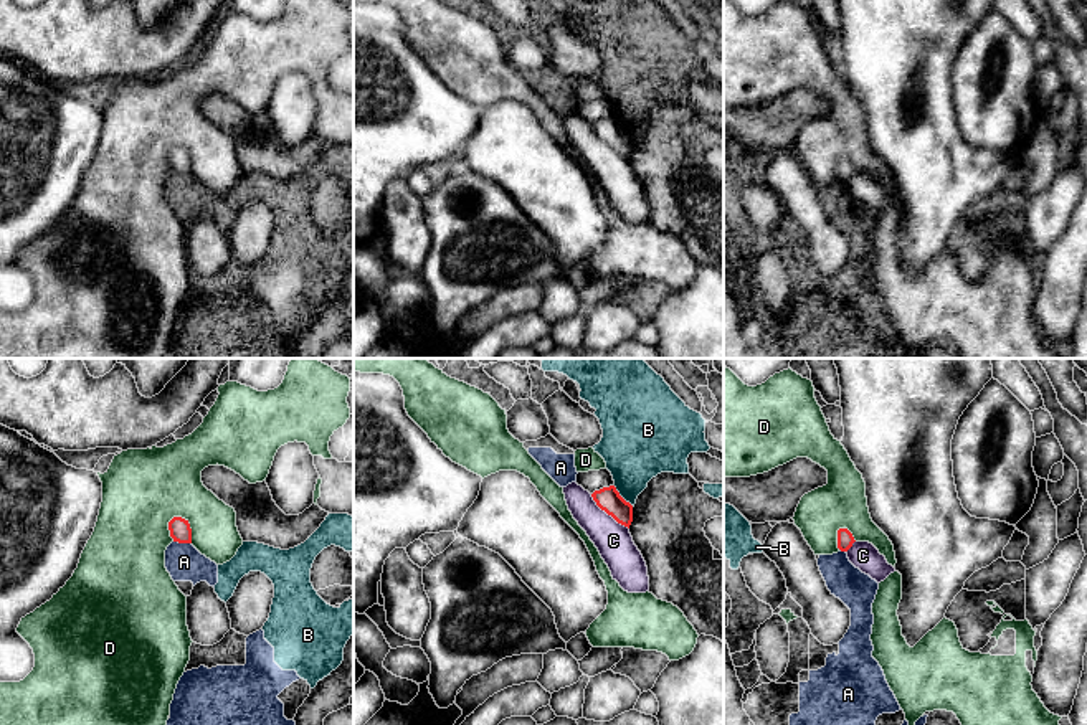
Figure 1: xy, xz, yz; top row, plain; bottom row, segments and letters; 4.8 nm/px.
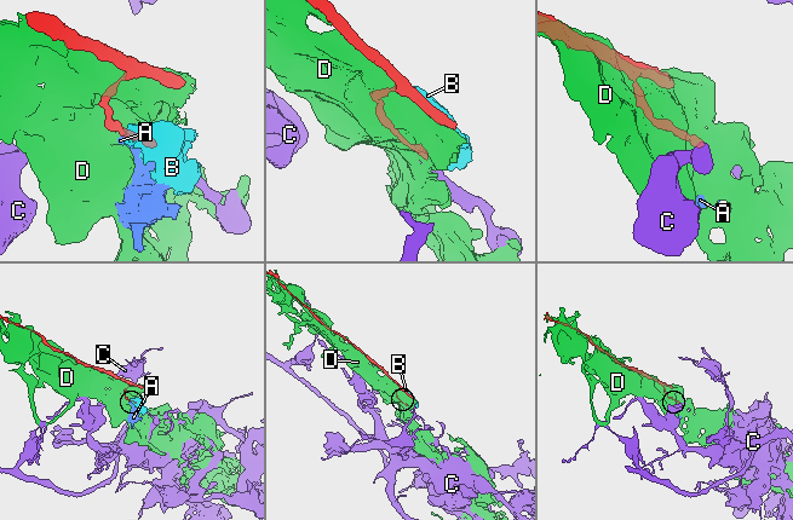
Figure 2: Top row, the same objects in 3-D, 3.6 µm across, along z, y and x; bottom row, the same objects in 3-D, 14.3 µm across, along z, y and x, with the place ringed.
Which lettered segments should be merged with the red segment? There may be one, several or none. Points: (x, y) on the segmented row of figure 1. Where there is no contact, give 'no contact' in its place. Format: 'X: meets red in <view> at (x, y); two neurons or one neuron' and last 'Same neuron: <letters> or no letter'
A: meets red in xy at (182, 542); two neurons
B: meets red in xz at (621, 497); two neurons
C: meets red in xz at (608, 514); two neurons
D: meets red in xy at (189, 525); two neurons
Same neuron: no letter

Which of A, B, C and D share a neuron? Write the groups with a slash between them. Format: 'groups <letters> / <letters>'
groups A B / C / D

